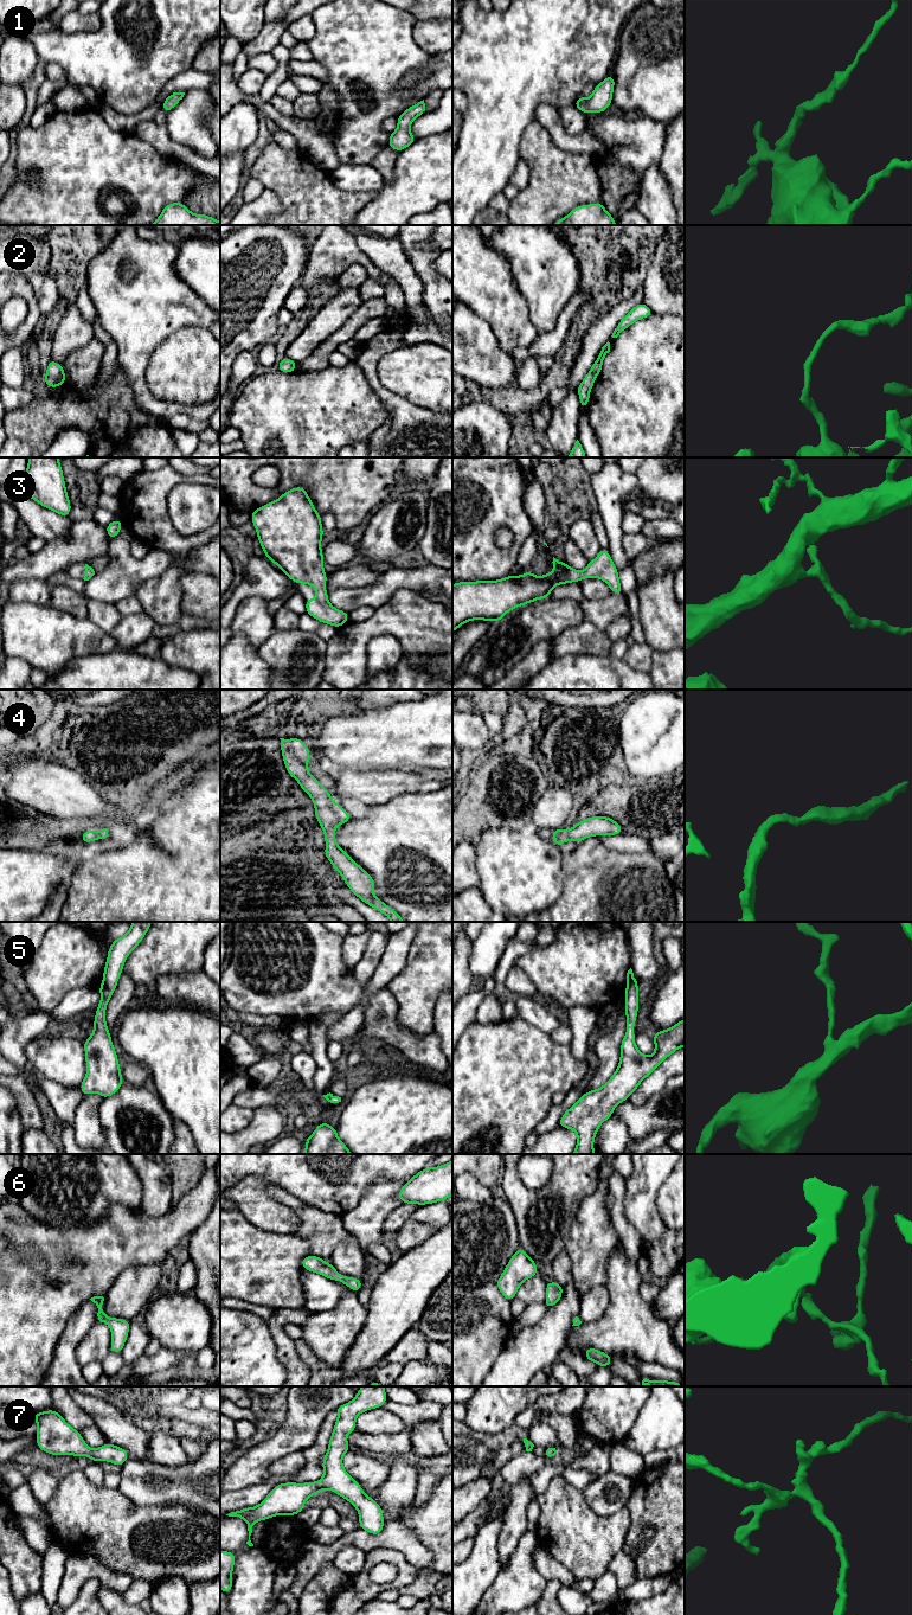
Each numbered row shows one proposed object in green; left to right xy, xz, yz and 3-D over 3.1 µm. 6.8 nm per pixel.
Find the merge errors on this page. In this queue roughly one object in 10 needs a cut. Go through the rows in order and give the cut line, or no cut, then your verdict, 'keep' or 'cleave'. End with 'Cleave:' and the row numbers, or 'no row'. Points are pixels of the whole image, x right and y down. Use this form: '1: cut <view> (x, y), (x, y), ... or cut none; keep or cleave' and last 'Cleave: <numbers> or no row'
1: cut none; keep
2: cut none; keep
3: cut none; keep
4: cut none; keep
5: cut none; keep
6: cut none; keep
7: cut none; keep
Cleave: no row

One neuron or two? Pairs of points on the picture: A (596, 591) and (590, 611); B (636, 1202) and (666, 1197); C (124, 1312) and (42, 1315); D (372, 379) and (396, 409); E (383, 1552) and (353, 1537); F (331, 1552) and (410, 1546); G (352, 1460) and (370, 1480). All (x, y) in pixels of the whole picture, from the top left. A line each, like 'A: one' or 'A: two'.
A: two
B: two
C: two
D: one
E: two
F: one
G: one

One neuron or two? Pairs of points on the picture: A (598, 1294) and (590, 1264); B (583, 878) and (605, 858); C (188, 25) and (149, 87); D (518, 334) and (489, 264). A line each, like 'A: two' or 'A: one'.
A: two
B: one
C: one
D: one

